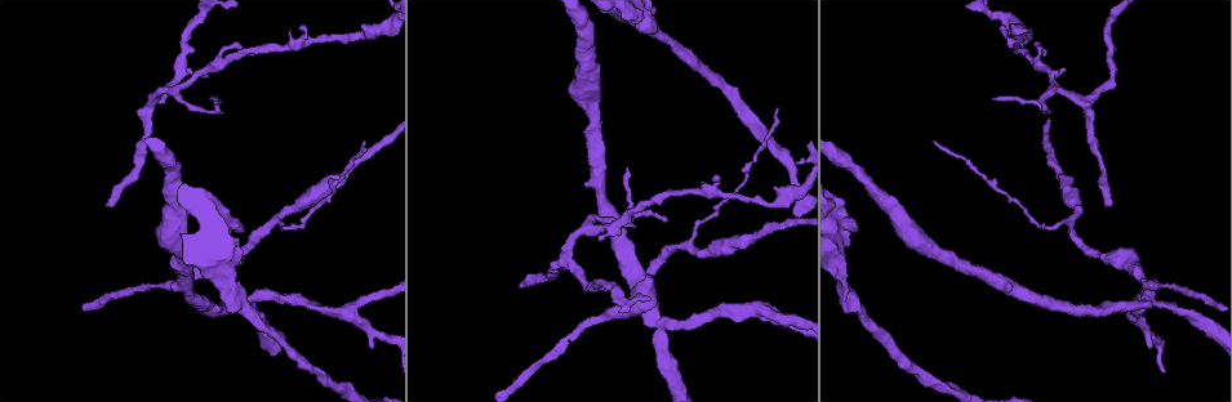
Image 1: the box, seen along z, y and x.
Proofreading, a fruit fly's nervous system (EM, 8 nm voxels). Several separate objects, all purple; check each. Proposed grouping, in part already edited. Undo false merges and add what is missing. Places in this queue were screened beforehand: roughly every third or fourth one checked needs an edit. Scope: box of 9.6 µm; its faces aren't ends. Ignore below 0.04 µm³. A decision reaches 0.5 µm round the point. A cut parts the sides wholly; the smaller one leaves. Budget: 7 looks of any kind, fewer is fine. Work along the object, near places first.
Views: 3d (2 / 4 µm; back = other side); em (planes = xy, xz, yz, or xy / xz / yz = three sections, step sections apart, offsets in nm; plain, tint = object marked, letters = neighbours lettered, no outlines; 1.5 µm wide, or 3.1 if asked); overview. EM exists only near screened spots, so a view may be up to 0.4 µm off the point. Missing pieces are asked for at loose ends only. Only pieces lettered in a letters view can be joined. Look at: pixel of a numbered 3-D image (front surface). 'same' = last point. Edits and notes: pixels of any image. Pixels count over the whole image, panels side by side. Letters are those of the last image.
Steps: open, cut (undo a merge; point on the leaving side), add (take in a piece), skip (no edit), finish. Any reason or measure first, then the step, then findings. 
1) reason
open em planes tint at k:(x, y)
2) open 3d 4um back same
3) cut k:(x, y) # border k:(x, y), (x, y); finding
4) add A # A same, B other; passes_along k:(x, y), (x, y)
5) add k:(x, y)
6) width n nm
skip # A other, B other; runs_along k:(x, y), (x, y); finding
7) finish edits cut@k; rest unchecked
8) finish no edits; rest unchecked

thin end
open em yz step 8 letters at 1:(629, 167)

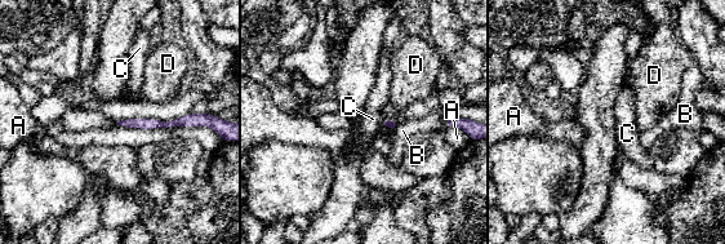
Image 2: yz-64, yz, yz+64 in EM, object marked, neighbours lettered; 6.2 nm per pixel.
another direction
open em planes letters same

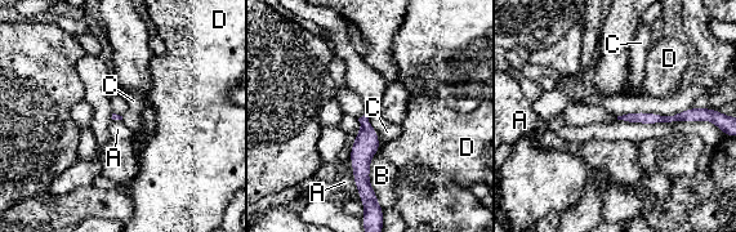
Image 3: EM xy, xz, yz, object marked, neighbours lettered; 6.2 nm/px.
skip # A other, B other, C other, D other; border 3:(368, 117), (380, 144); none of them fits

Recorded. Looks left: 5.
an open end
open 3d 2um back at 1:(520, 287)

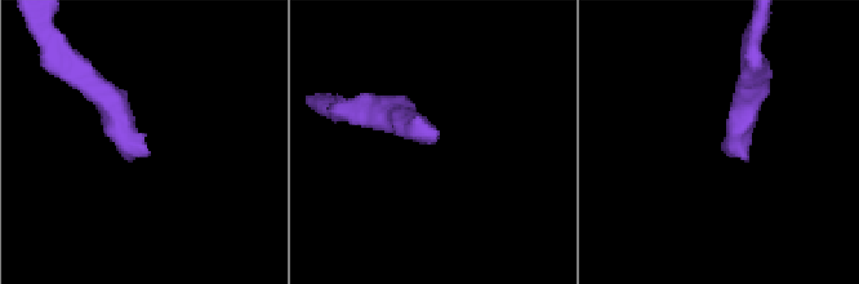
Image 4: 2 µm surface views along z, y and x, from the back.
open em xy step 4 letters at 4:(439, 138)

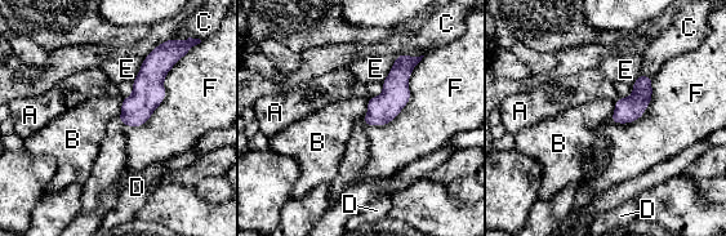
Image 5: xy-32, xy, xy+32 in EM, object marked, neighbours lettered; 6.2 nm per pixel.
open em yz step 4 letters same

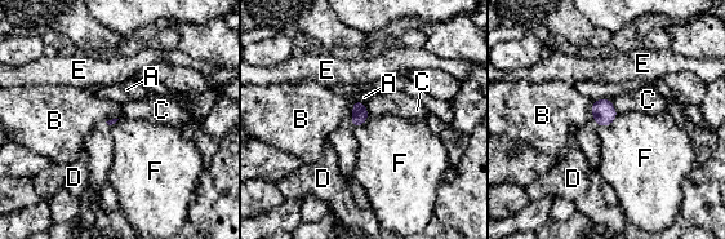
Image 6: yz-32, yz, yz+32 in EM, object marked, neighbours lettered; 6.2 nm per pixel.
longest_contact F 150 nm
skip # A other, B other, C other, D other, E other, F other; border 6:(618, 115), (610, 124), (599, 128); none of them fits

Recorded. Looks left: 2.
three-way junction
open em planes tint at 1:(758, 312)

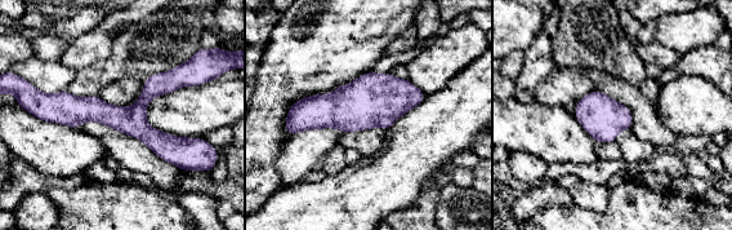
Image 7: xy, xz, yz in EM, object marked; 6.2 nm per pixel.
see the neighbours
open em planes letters same

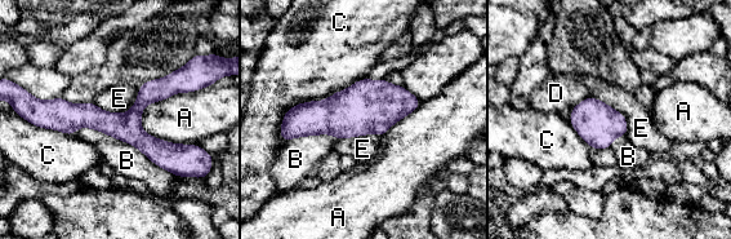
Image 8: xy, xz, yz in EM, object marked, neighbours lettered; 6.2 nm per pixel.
longest_contact B 700 nm
skip # A other, B other, C other, D other, E other; border 8:(139, 87), (126, 111), (93, 102); continuous, no second neuron

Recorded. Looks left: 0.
finish no edits; rest unchecked

